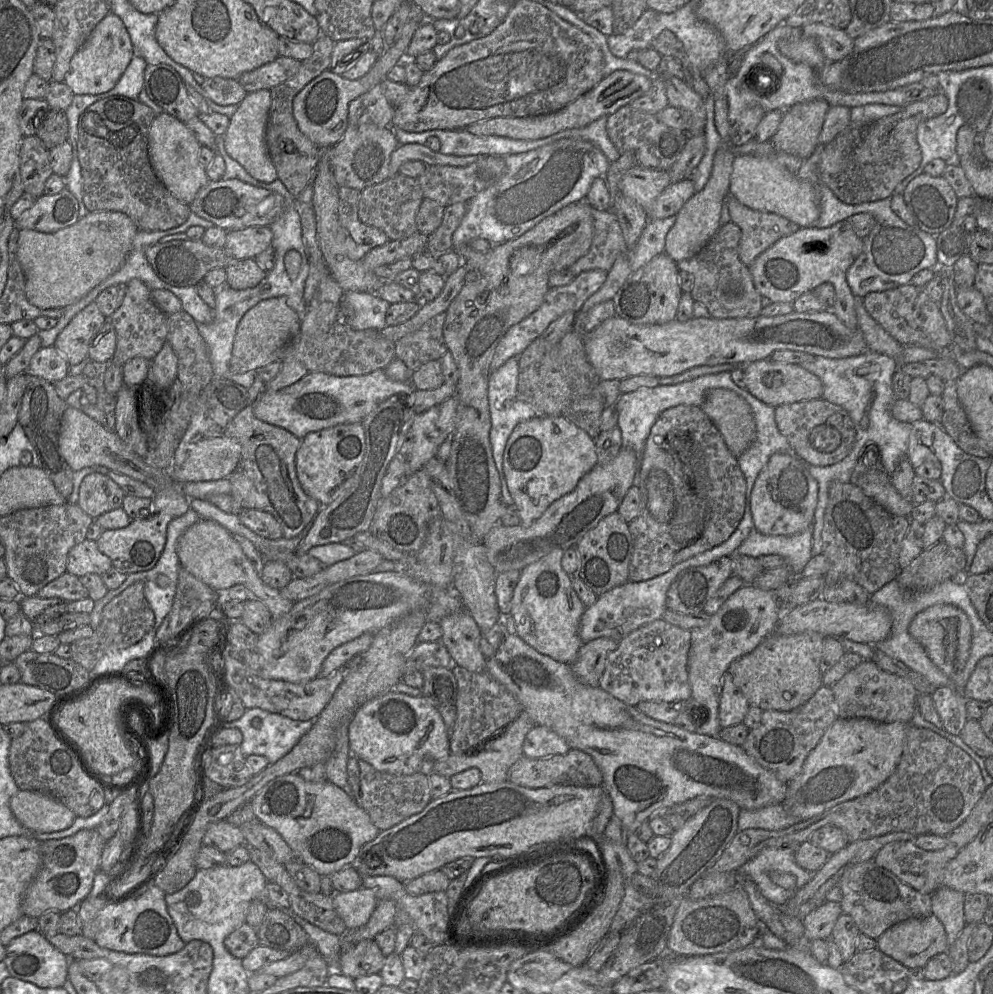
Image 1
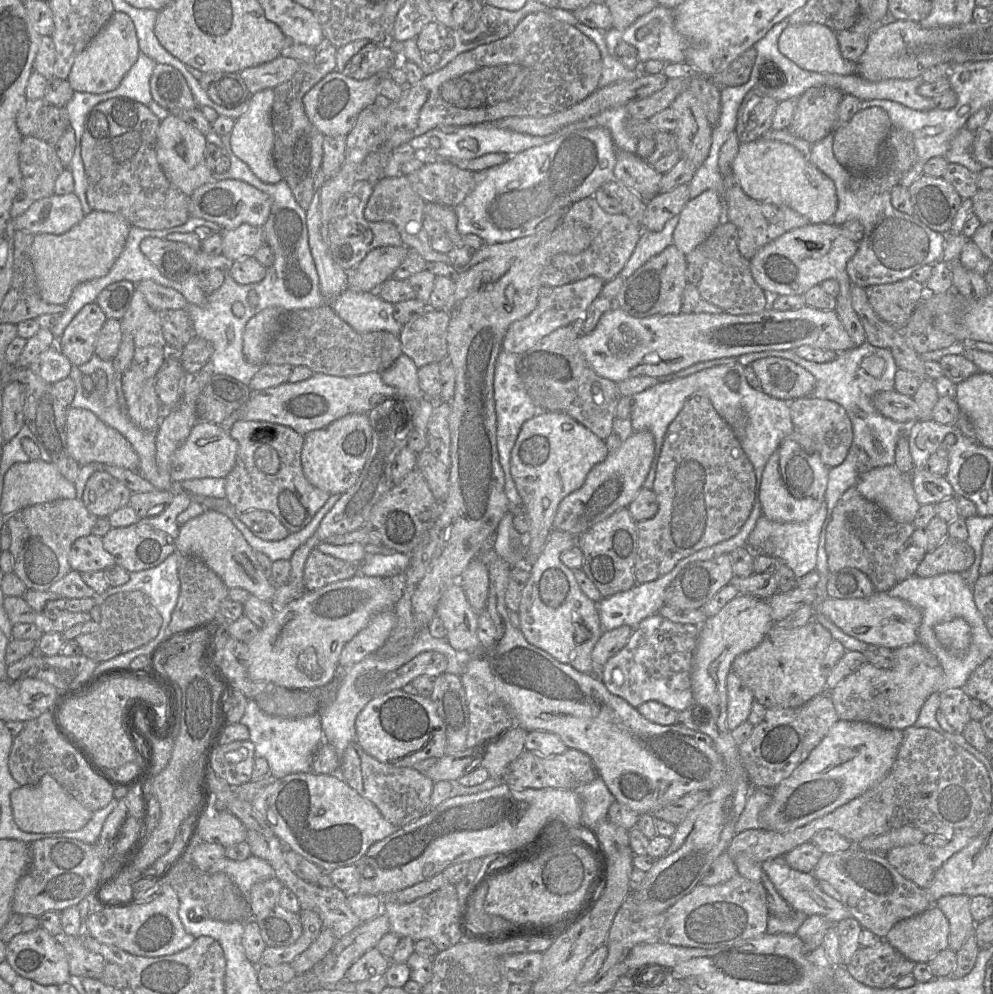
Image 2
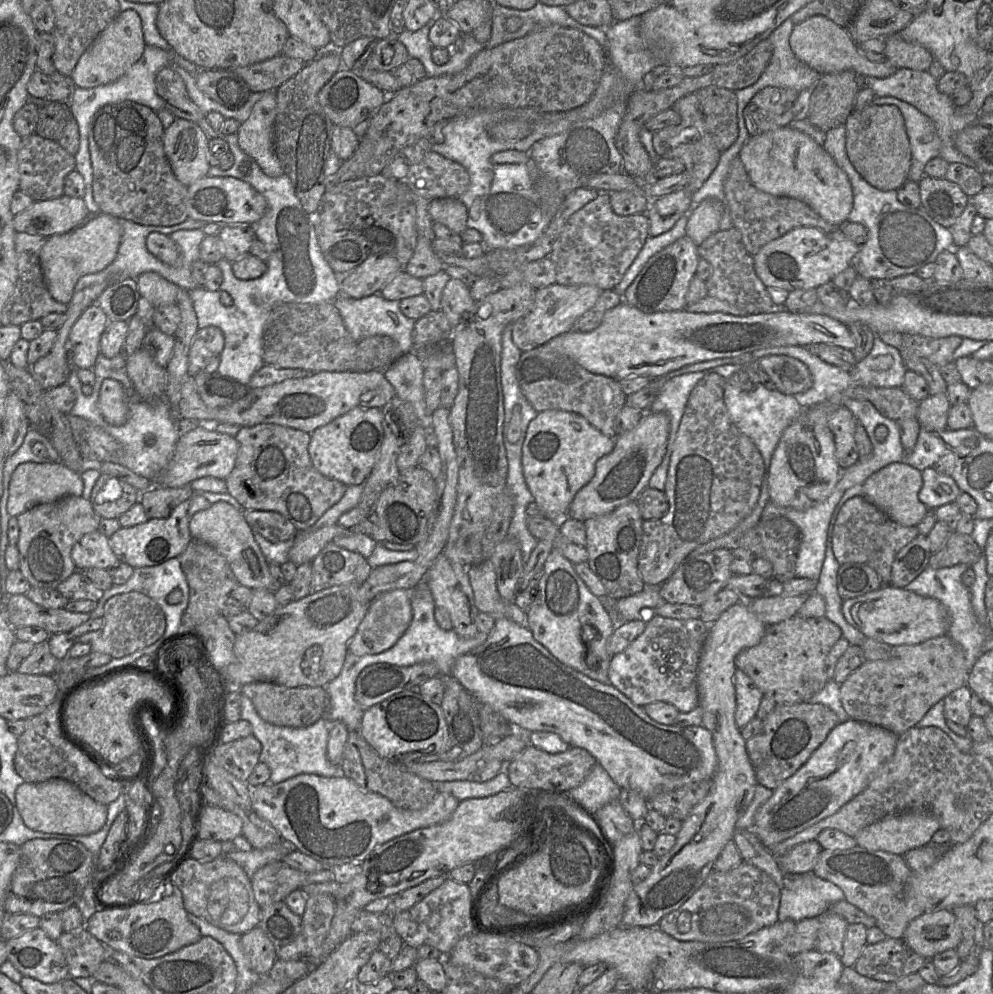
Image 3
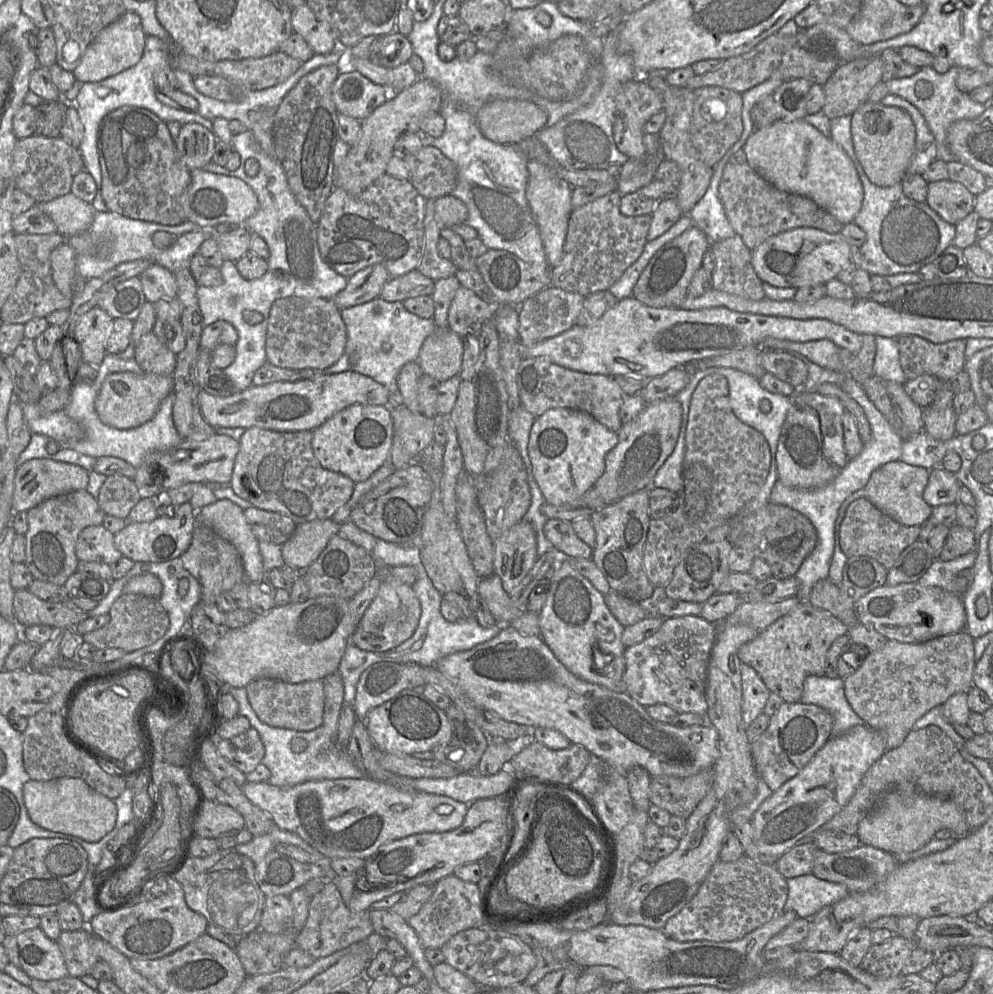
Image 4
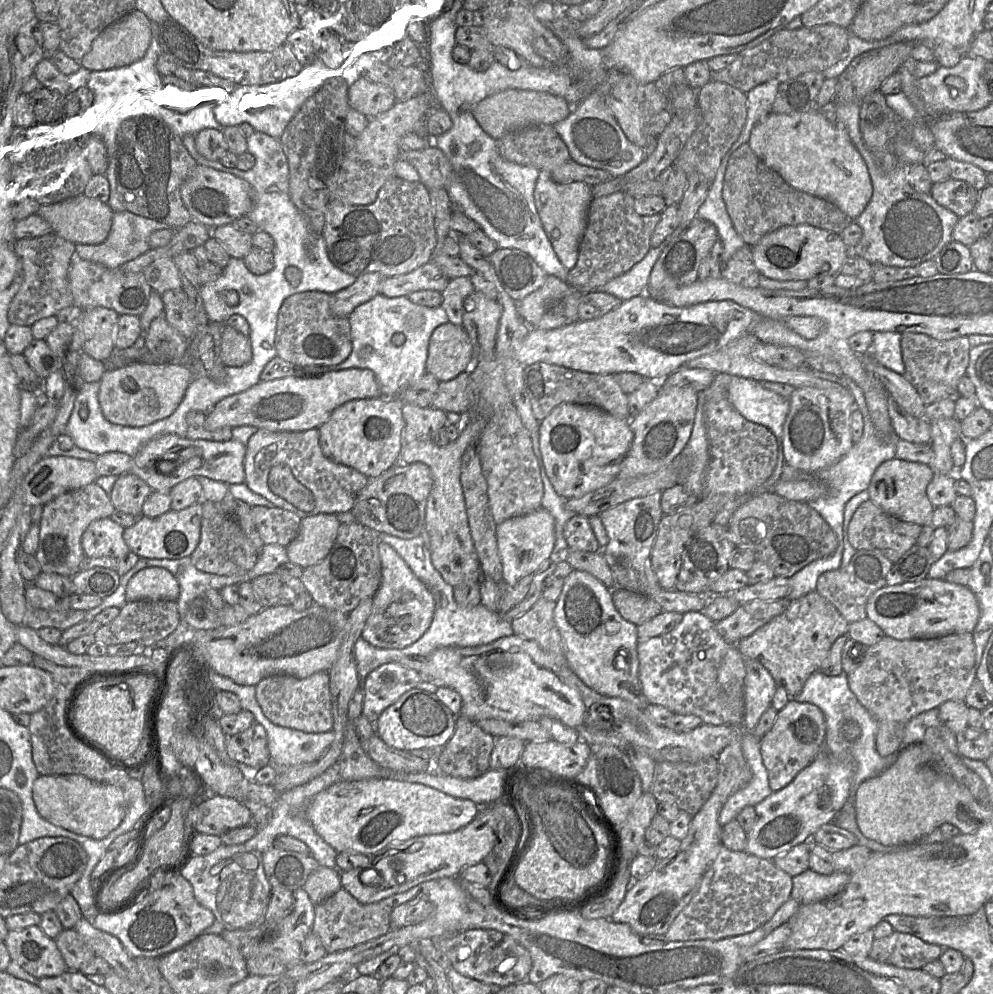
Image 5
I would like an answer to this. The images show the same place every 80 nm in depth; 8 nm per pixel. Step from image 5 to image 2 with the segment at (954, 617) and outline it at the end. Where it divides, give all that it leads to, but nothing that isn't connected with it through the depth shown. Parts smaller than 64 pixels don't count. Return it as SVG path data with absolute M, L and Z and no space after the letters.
M875 592L866 598L822 600L816 605L821 613L844 633L868 645L881 645L893 650L918 641L918 629L922 622L921 609L909 602L892 597L888 592Z

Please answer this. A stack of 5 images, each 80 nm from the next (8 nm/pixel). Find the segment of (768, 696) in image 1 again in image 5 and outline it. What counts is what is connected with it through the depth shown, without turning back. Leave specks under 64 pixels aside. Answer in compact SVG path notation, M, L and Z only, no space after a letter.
M816 591L792 601L789 607L754 633L739 641L736 646L744 658L759 661L772 675L778 687L786 689L790 697L798 695L809 676L819 671L835 640L848 633L849 623L835 607Z

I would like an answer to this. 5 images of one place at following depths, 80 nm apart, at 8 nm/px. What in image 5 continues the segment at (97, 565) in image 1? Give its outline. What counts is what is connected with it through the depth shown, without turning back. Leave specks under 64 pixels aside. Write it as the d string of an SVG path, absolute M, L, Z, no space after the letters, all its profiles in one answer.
M110 517L89 524L81 538L84 555L89 558L110 557L120 559L129 553L123 539L125 528Z

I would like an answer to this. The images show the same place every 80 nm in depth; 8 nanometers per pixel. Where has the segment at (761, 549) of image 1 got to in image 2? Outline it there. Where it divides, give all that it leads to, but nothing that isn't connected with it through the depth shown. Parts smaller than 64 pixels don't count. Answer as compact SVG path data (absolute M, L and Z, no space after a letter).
M825 502L809 519L802 522L780 523L761 515L748 537L746 546L753 552L757 552L764 541L772 539L777 547L774 551L775 557L784 562L793 571L796 578L799 579L807 573L816 570L817 549L826 515L827 505Z

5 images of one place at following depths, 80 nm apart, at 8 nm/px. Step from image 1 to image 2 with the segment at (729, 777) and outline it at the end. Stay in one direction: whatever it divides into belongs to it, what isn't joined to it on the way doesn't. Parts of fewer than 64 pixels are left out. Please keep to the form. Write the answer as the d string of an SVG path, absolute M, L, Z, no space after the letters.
M500 557L488 566L489 595L485 613L494 623L496 639L491 647L480 648L476 654L471 654L465 673L498 696L511 709L517 725L528 731L554 733L567 748L587 754L592 759L598 776L603 779L616 801L640 816L652 813L690 792L716 788L725 777L726 766L708 735L685 726L660 725L647 720L637 708L609 692L600 678L559 662L549 653L531 645L521 630L512 625L505 603L511 568Z

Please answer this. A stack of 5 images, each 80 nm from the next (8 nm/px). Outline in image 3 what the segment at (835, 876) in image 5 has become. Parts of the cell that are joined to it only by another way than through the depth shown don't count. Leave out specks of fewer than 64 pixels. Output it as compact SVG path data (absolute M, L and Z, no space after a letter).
M813 871L784 875L778 921L820 916L832 903L845 899L844 892L831 881L816 876Z

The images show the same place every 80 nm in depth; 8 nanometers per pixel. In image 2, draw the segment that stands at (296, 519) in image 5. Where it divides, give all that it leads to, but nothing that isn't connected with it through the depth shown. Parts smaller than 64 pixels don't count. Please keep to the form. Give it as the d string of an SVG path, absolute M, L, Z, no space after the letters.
M246 511L239 518L256 536L266 541L283 540L290 534L279 519L268 511Z

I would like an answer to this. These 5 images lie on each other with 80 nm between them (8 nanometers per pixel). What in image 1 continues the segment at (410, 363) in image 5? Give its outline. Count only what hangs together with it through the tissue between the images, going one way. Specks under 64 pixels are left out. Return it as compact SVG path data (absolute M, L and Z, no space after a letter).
M345 292L342 305L346 310L342 321L355 330L380 331L387 327L386 312L391 304L379 297L377 292Z

